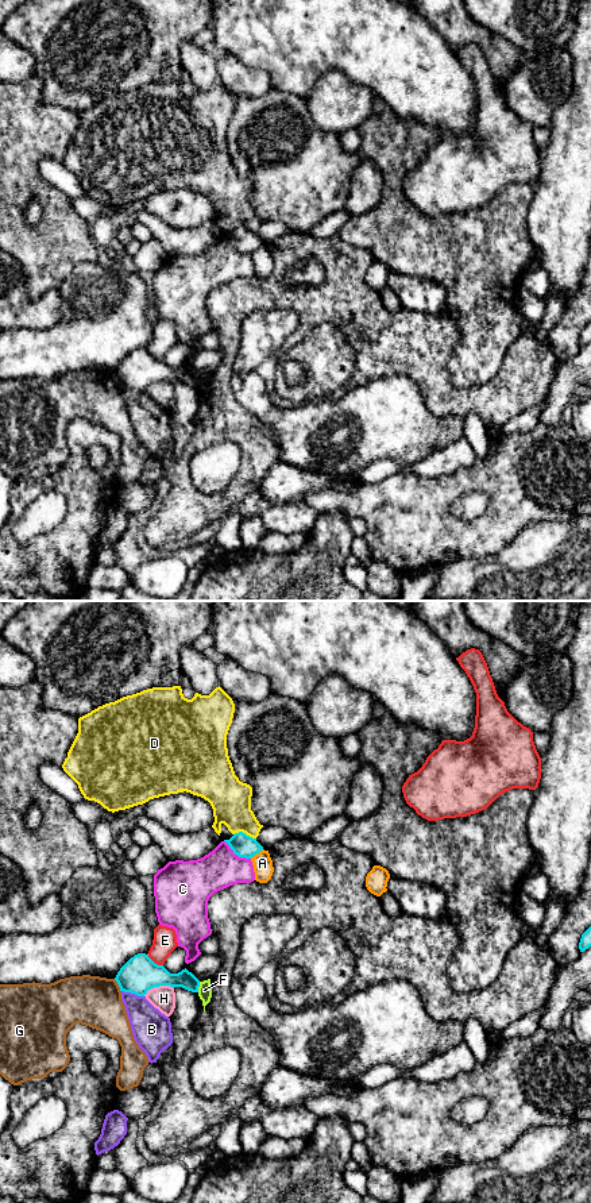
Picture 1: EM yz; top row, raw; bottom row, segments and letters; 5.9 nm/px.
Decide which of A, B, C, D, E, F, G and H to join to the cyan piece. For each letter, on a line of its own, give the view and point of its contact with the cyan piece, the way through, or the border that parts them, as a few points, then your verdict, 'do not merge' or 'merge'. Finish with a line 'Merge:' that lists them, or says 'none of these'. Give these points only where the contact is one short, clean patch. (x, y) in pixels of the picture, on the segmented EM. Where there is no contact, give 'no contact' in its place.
A: contact yz (257, 852); border yz (263, 849), (250, 858); do not merge
B: contact yz (132, 993); do not merge
C: contact yz (236, 853); do not merge
D: contact yz (244, 833); do not merge
E: contact yz (153, 961); do not merge
F: contact yz (199, 986); border yz (200, 982), (197, 991); do not merge
G: contact yz (119, 986); do not merge
H: contact yz (158, 986); do not merge
Merge: none of these

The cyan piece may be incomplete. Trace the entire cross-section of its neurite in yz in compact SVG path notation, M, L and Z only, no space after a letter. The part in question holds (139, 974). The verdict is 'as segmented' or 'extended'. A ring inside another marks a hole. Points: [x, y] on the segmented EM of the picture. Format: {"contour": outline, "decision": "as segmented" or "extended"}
{"contour": "M138 953L131 957L117 972L115 980L120 991L144 996L148 990L159 986L182 987L198 992L200 980L186 968L170 973L163 965L155 964L148 955Z", "decision": "as segmented"}

